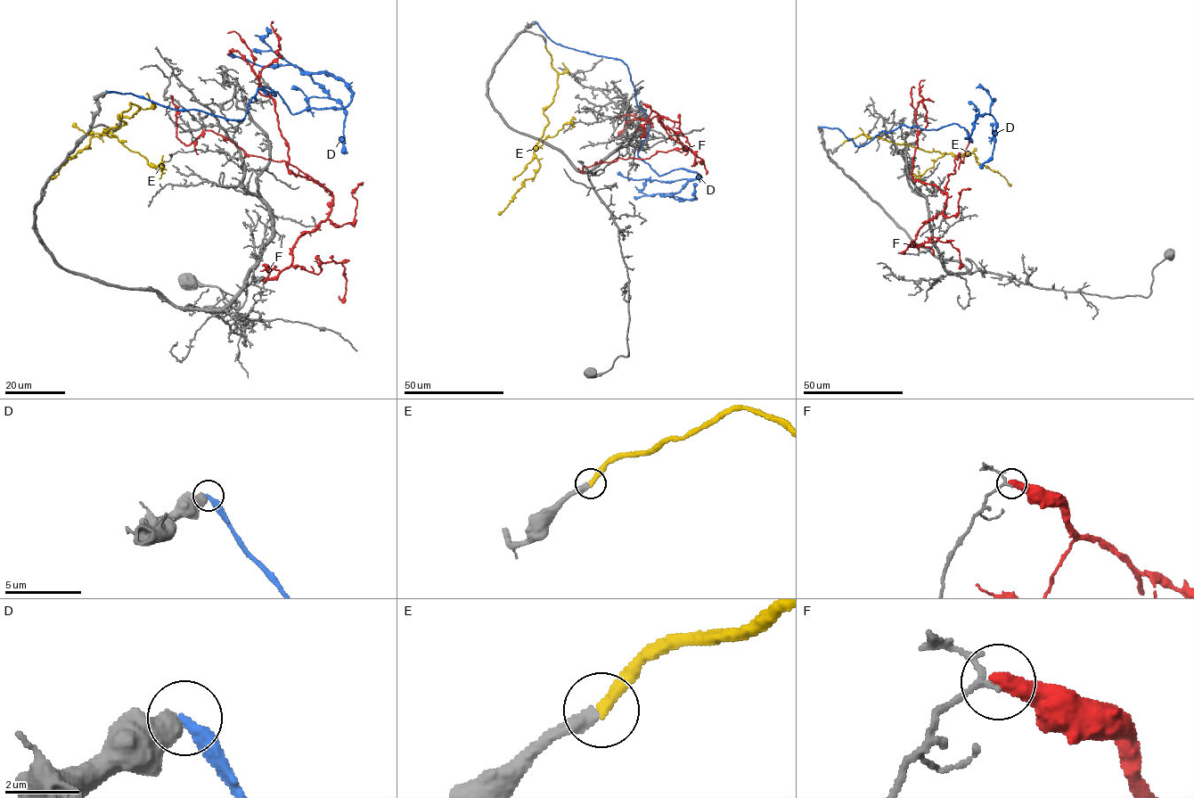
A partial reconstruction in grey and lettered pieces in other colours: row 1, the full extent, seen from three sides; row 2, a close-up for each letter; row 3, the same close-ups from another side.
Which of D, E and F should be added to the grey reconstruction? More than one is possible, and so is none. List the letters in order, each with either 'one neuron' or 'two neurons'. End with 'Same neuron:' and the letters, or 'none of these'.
D: two neurons
E: one neuron
F: two neurons
Same neuron: E

